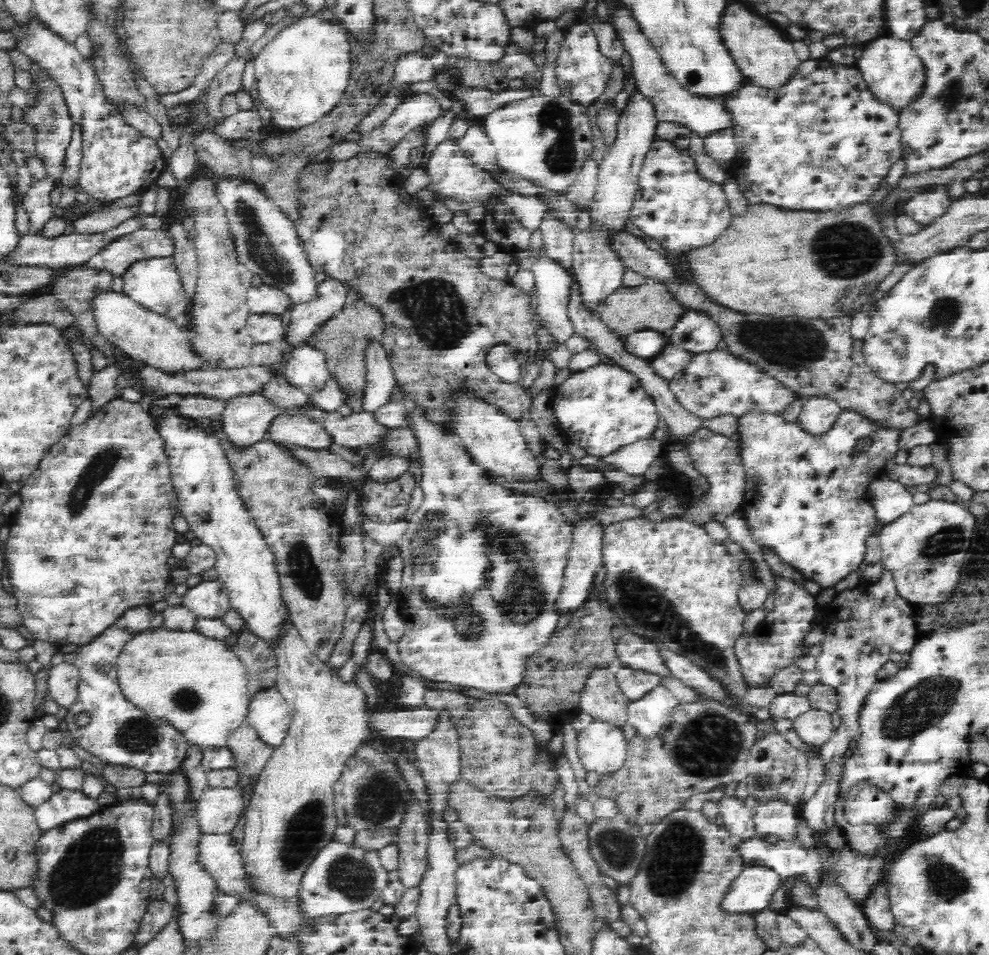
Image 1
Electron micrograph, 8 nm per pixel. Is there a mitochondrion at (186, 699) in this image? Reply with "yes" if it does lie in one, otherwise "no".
yes

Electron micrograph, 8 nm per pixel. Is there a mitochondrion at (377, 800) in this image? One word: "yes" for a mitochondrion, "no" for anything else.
yes

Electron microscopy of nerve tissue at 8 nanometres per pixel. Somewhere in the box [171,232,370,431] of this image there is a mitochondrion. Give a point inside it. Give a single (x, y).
(350, 381)

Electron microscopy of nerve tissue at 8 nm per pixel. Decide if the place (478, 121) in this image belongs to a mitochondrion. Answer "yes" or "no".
no

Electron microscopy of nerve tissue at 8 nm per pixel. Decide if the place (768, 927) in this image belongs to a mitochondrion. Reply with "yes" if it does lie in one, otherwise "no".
no

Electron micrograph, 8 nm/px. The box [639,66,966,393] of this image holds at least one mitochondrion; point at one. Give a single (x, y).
(786, 345)

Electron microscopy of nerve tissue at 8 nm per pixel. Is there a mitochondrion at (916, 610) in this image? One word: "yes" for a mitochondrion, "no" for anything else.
no

